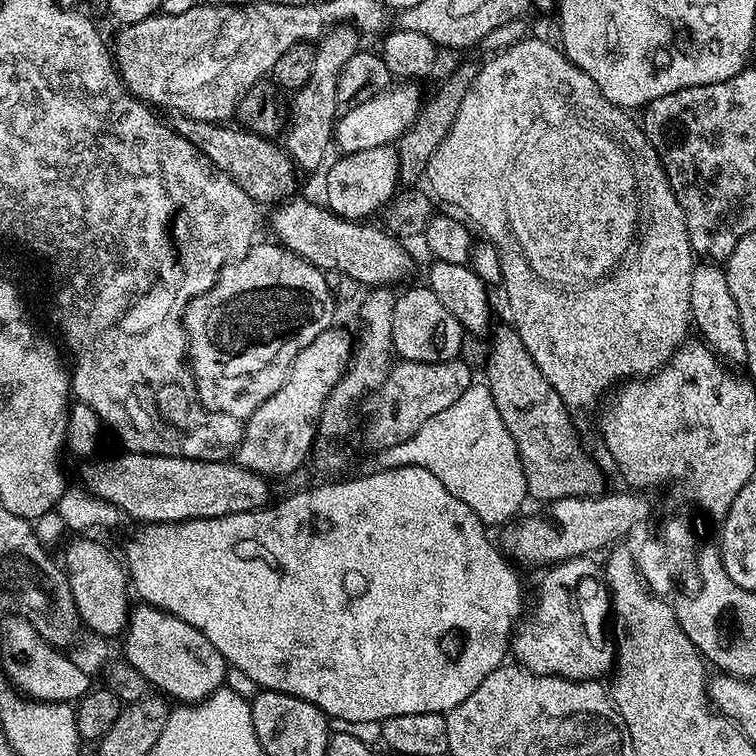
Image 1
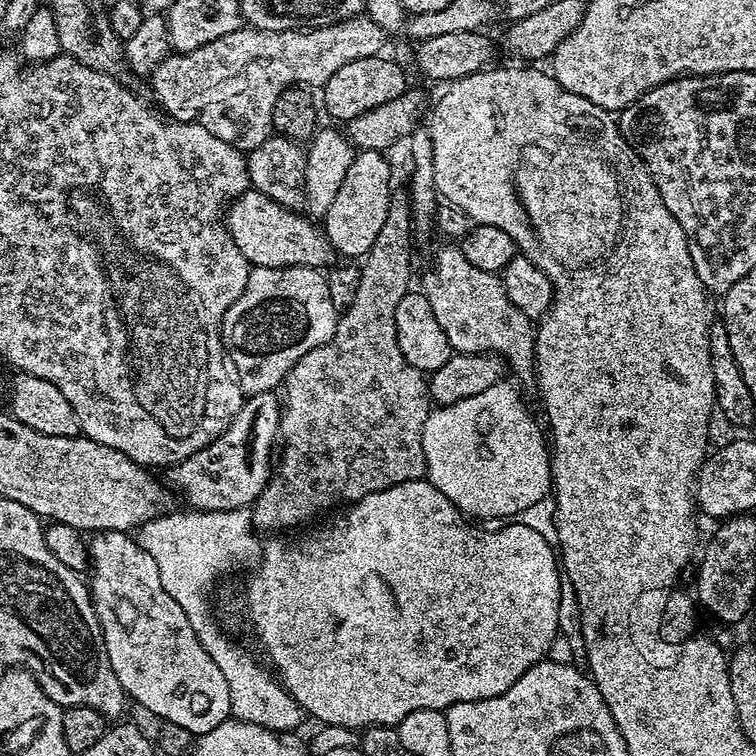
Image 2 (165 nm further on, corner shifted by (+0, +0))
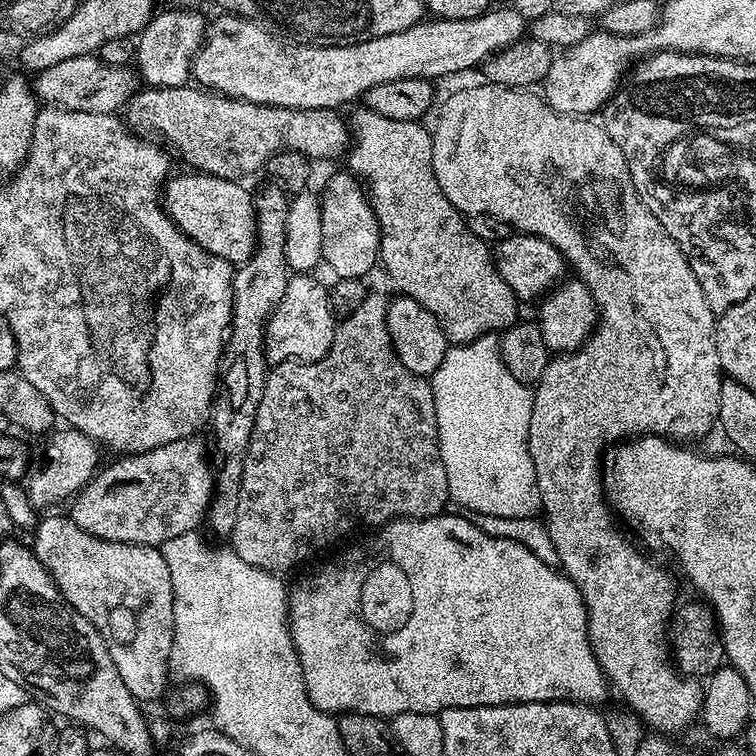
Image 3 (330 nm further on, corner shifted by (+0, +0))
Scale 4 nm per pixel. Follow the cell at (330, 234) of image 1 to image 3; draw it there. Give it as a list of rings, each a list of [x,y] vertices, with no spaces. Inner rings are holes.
[[[192,174],[194,176],[176,176],[165,183],[162,189],[164,210],[174,223],[176,229],[186,234],[202,250],[214,254],[223,260],[229,260],[233,266],[245,264],[256,248],[256,205],[253,193],[247,192],[243,183],[226,178],[218,178],[207,174]]]

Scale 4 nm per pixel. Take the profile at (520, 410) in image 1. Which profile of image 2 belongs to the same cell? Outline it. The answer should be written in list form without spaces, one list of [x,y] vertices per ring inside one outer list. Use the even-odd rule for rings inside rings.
[[[448,246],[436,256],[436,269],[432,272],[432,285],[426,288],[430,302],[430,310],[434,310],[434,318],[438,318],[438,326],[446,334],[453,353],[458,352],[491,352],[500,357],[509,369],[512,368],[524,380],[532,380],[536,371],[536,328],[534,321],[526,318],[510,298],[506,298],[506,290],[499,275],[486,270],[478,270],[466,262],[466,254],[458,246]]]

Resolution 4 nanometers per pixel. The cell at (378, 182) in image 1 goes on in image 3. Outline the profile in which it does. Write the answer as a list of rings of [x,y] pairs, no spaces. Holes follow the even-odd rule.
[[[347,170],[336,172],[328,180],[324,192],[319,193],[322,206],[322,250],[324,251],[323,263],[333,272],[333,277],[342,279],[358,279],[367,277],[367,272],[372,267],[377,267],[380,259],[380,227],[372,204],[368,200],[365,185]]]

